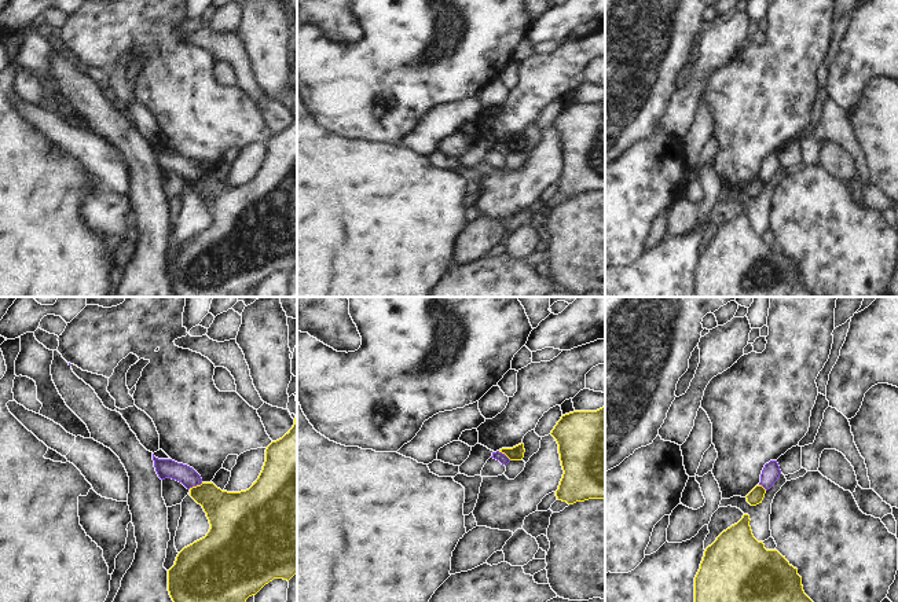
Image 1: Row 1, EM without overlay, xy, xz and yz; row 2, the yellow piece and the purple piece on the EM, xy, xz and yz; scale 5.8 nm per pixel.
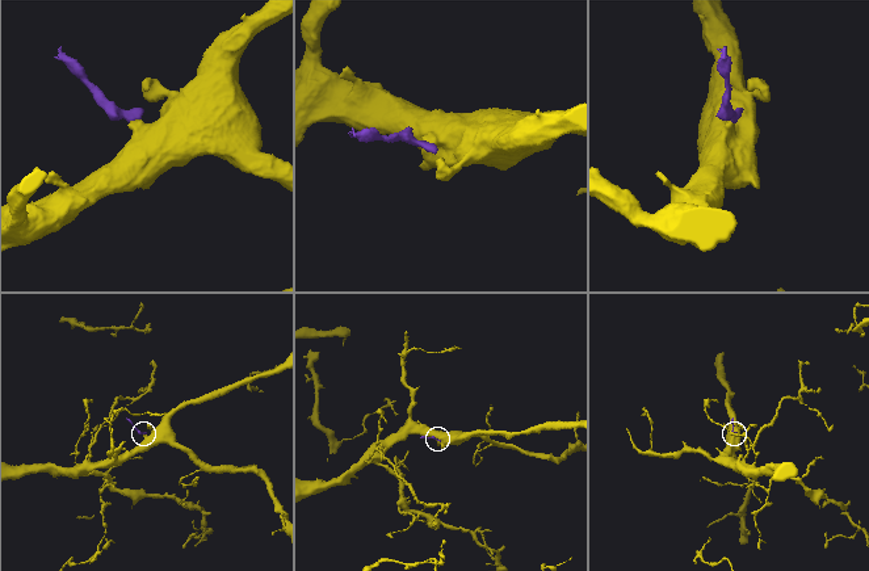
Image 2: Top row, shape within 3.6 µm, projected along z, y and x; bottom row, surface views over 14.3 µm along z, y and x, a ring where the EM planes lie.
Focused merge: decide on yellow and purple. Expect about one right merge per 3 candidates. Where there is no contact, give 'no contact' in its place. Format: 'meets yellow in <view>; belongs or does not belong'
meets yellow in xy; does not belong

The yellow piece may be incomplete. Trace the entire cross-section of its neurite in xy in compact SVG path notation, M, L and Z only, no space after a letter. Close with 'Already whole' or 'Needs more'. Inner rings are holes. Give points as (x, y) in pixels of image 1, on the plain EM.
M297 109L293 120L279 132L272 133L265 142L265 154L259 170L253 177L241 184L227 184L213 175L202 175L190 180L190 188L202 198L210 216L205 230L184 239L176 249L175 257L168 263L168 283L176 297L245 297L246 291L256 287L274 271L290 272L297 265Z. Already whole.

